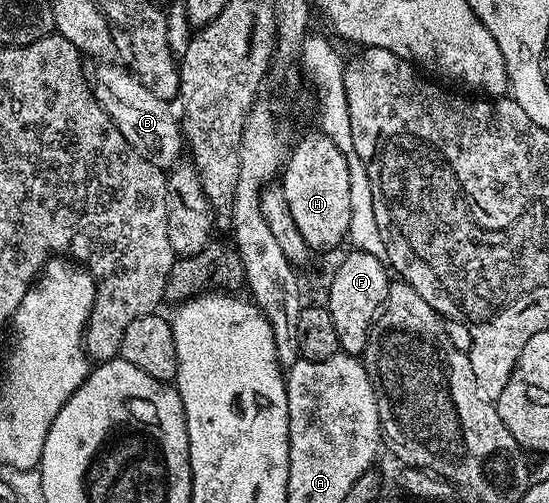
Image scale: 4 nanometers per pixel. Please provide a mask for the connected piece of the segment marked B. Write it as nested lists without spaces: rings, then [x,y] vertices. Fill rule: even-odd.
[[[98,62],[94,69],[89,69],[90,89],[96,102],[100,102],[102,109],[112,118],[116,130],[120,130],[126,141],[148,158],[148,162],[163,170],[175,167],[180,160],[178,155],[184,152],[184,133],[179,117],[176,112],[174,117],[170,109],[173,107],[167,101],[156,98],[156,94],[152,94],[152,90],[148,90],[148,86],[144,86],[129,67],[121,68],[110,63],[114,62]]]

